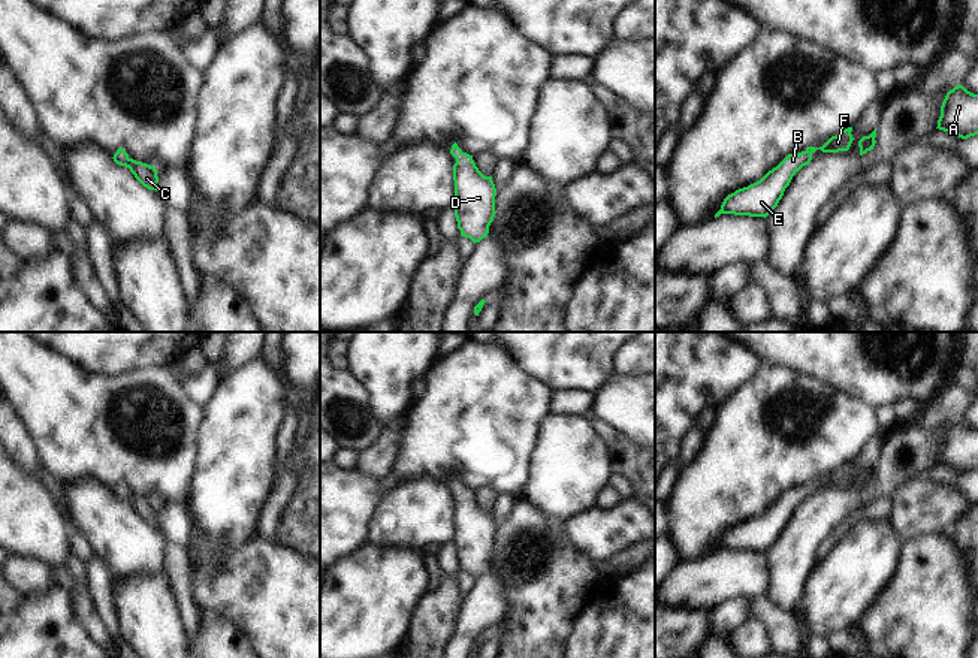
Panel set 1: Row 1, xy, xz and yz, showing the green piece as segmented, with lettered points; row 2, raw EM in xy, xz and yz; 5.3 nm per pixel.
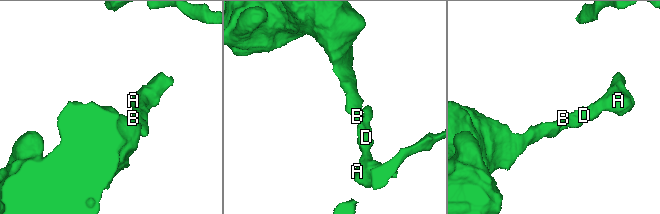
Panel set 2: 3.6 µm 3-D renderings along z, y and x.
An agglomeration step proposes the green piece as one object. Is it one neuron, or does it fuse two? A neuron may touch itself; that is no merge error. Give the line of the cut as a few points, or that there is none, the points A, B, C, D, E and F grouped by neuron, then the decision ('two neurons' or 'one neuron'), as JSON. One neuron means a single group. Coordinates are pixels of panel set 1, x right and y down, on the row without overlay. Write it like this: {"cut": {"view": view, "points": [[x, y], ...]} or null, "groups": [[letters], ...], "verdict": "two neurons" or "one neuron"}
{"cut": null, "groups": [["A", "B", "C", "D", "E", "F"]], "verdict": "one neuron"}

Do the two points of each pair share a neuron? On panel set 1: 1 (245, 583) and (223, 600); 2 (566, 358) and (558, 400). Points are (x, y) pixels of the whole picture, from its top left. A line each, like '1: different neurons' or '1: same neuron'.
1: same neuron
2: different neurons

